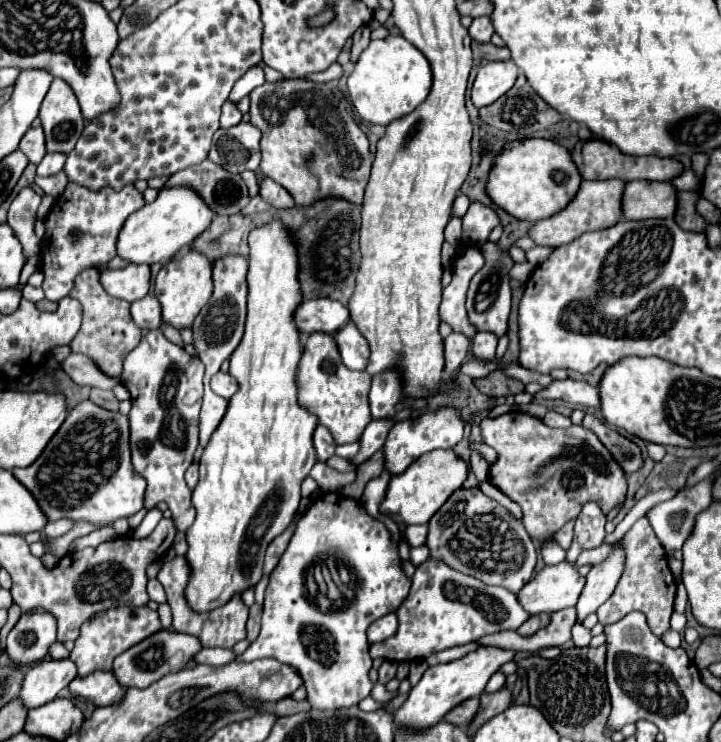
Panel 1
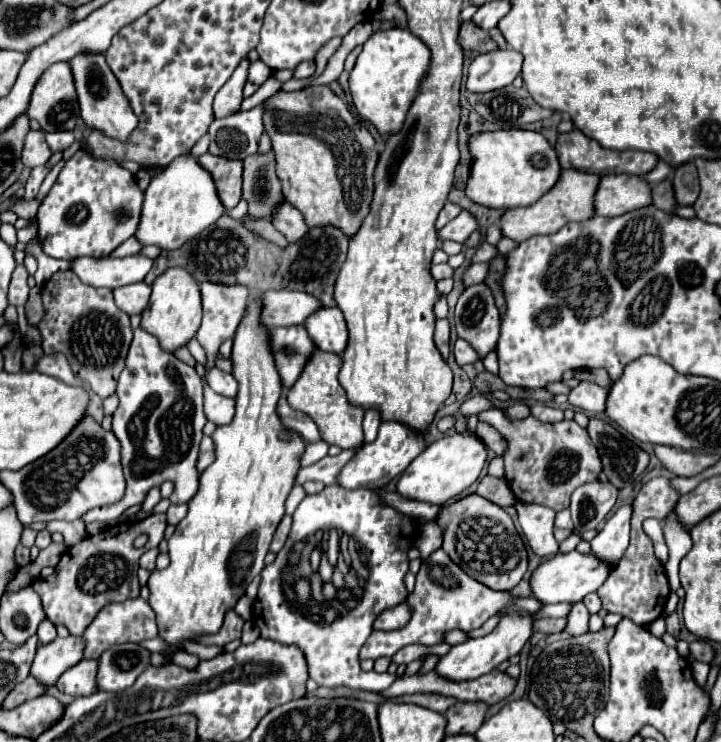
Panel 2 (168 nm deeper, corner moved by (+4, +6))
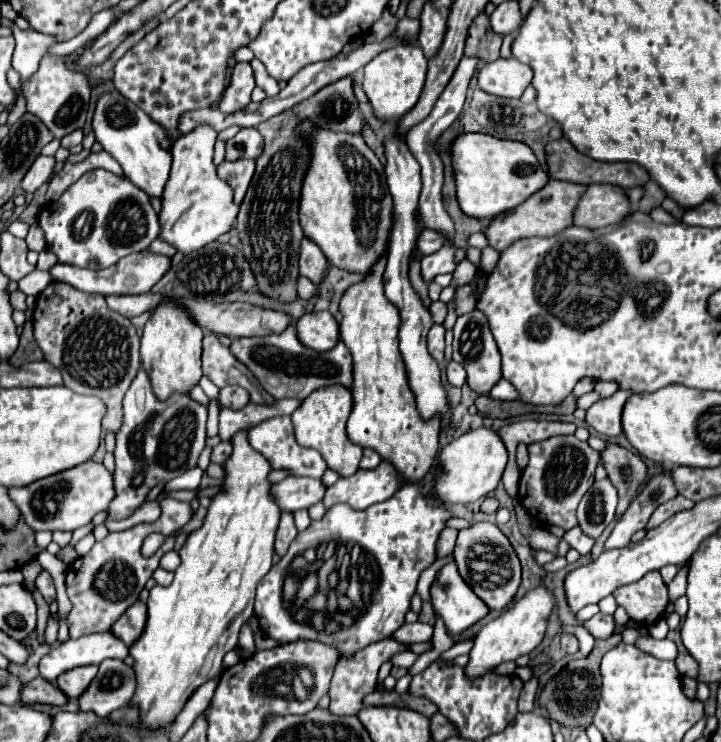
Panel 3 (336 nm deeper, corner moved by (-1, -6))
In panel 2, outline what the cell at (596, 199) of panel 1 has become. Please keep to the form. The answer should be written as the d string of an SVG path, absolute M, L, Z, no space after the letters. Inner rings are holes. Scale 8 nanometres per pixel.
M563 170L561 180L553 190L549 190L537 204L529 208L511 208L501 216L501 230L507 238L523 242L537 234L555 234L569 222L585 222L595 216L595 194L599 188L601 176L591 172L577 172L577 170Z

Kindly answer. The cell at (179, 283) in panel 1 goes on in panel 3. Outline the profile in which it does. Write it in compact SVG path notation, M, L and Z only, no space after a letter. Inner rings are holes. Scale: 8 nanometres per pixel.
M166 300L152 312L152 318L144 326L140 358L142 358L142 368L146 370L150 378L152 392L158 400L168 400L174 392L188 394L200 382L202 378L202 368L200 368L202 336L204 336L204 330L192 324L186 310L174 300Z

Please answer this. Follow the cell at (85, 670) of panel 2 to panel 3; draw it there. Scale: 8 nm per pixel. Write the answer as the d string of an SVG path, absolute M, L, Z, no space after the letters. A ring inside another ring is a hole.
M90 664L90 666L78 666L78 668L72 668L64 674L60 674L56 678L56 684L58 688L62 688L62 692L66 692L68 698L76 698L78 694L82 694L86 690L86 684L90 684L90 680L96 676L98 672L98 666Z

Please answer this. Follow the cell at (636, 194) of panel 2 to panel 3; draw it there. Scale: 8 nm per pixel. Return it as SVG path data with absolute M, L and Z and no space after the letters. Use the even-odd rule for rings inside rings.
M590 184L576 204L574 224L602 228L622 220L630 210L630 202L622 188L614 188L614 184Z

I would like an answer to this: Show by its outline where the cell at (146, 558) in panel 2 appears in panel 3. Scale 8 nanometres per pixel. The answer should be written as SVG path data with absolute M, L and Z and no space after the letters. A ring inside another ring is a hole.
M176 550L166 552L166 554L162 556L162 560L160 560L160 566L164 566L166 570L176 570L176 568L180 566L180 556L178 556L178 552L176 552Z

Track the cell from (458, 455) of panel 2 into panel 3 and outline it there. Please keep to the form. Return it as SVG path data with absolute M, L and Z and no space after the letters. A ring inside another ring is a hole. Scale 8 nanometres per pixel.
M478 428L472 432L462 434L460 438L452 440L440 452L440 464L436 470L436 496L442 504L470 504L488 496L496 490L506 464L508 464L508 450L504 448L502 438L492 428Z

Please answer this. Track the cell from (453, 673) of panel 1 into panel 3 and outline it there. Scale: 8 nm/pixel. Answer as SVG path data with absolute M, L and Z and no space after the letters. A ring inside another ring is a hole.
M536 586L534 590L526 592L518 602L514 602L512 608L504 610L500 616L490 620L474 640L474 648L470 652L470 664L466 666L468 676L478 678L502 662L516 660L522 654L530 654L544 638L548 616L552 614L554 606L556 606L554 594L544 586Z

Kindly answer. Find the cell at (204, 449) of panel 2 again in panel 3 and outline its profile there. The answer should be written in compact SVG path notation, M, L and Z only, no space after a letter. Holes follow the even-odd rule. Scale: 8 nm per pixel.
M222 440L222 442L216 444L214 450L212 450L212 462L224 464L224 462L230 458L230 454L232 454L232 442L230 442L230 440Z

